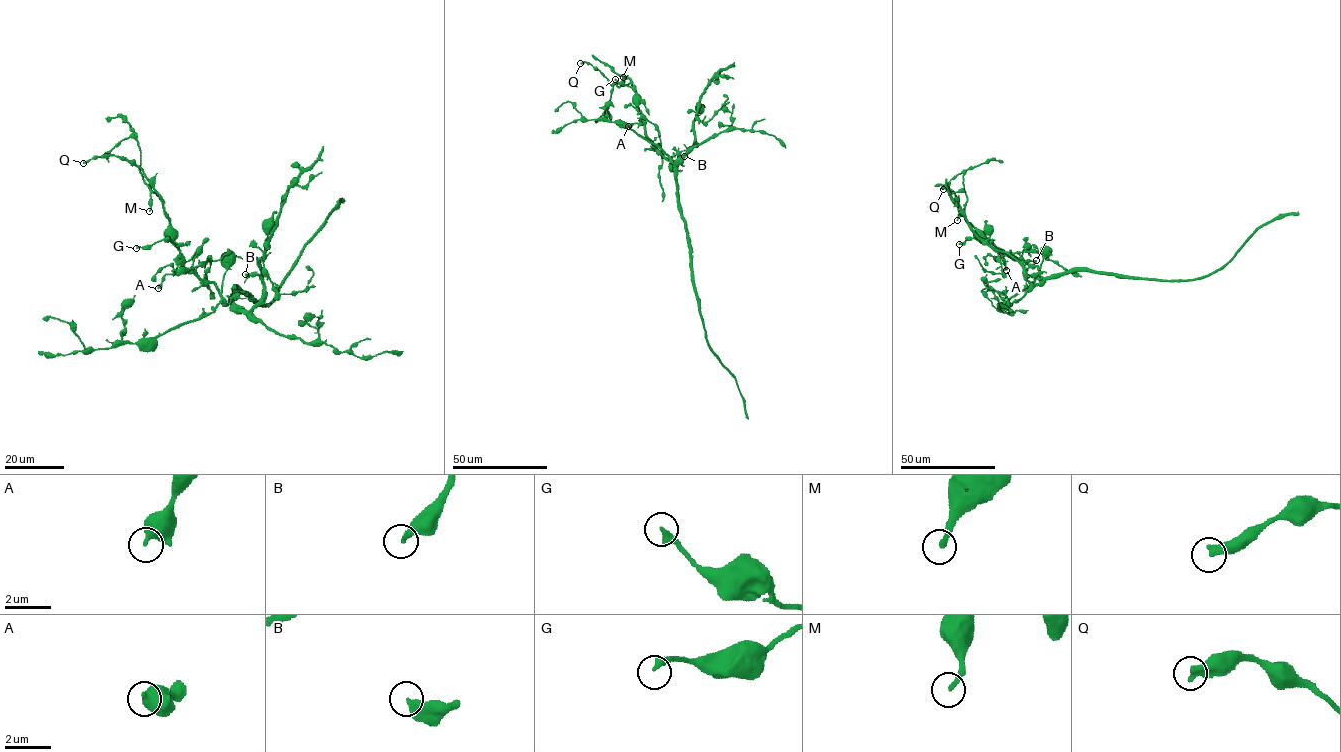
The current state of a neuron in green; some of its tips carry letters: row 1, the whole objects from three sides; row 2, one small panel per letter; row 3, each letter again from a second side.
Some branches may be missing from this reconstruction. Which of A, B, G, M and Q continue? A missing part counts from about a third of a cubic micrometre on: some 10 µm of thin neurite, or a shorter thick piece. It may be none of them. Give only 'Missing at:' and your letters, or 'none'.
Missing at: none

